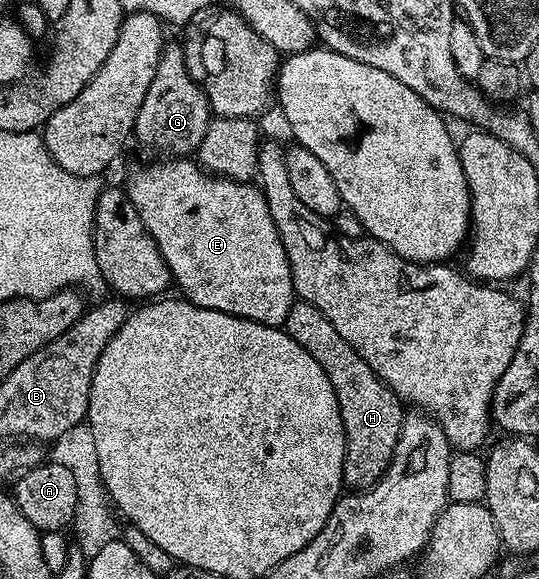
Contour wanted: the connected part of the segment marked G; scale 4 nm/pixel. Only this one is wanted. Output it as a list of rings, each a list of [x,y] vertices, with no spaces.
[[[166,43],[165,49],[161,51],[159,66],[155,70],[155,78],[151,78],[147,98],[143,98],[143,106],[139,106],[136,139],[141,139],[147,147],[161,152],[157,154],[185,158],[196,153],[203,142],[203,134],[207,134],[210,119],[209,99],[205,97],[201,86],[189,76],[182,45]]]

